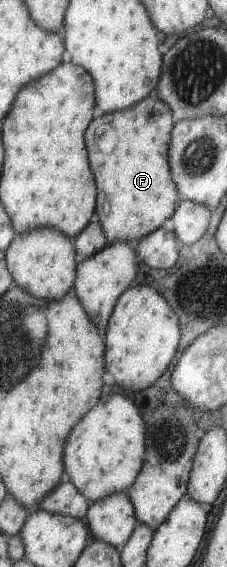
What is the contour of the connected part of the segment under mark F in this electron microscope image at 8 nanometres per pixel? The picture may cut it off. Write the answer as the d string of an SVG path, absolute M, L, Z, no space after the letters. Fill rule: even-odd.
M155 94L142 98L142 101L126 110L103 113L88 124L84 140L98 190L95 215L108 243L118 240L134 244L140 237L156 230L174 213L180 197L172 183L169 162L166 160L170 128L170 108L162 104ZM102 140L114 140L106 142L106 146L114 144L114 148L110 152L102 152Z

